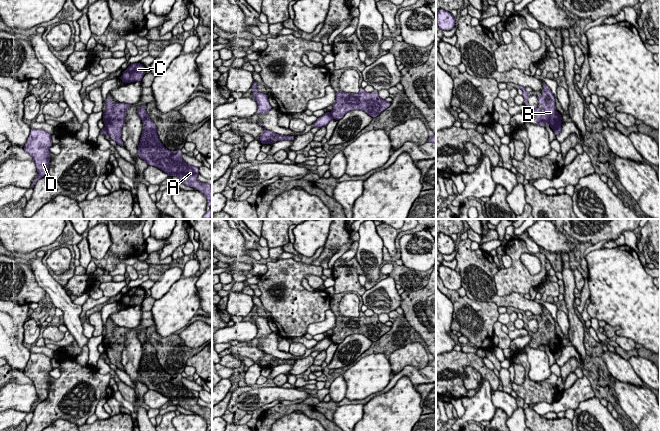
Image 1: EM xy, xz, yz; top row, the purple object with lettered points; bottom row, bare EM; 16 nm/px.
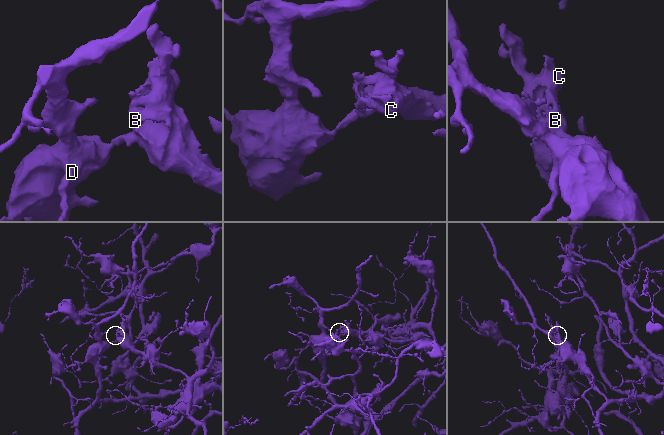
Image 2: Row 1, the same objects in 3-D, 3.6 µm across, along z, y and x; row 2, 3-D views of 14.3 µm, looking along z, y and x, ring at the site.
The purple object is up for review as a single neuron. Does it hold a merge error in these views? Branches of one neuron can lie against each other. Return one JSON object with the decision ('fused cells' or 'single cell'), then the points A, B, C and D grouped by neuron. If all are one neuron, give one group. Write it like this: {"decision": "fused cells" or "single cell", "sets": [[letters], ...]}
{"decision": "fused cells", "sets": [["A", "B", "C"], ["D"]]}

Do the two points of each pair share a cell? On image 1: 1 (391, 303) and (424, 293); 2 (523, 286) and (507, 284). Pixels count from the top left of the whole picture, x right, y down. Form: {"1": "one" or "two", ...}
{"1": "two", "2": "one"}

